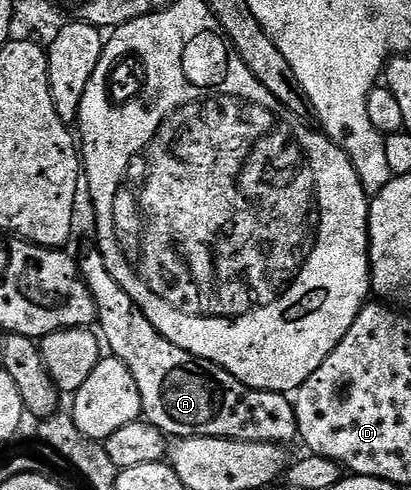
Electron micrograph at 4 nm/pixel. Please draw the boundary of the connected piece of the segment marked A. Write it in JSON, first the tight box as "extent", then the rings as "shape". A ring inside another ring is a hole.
{"extent":[79,250,297,446],"shape":[[[99,250],[79,257],[80,276],[96,303],[99,335],[113,357],[121,360],[138,382],[142,416],[165,437],[228,436],[232,440],[261,440],[288,446],[297,439],[296,409],[283,392],[248,388],[217,364],[205,366],[186,350],[171,344],[142,314],[140,307],[114,282]]]}

